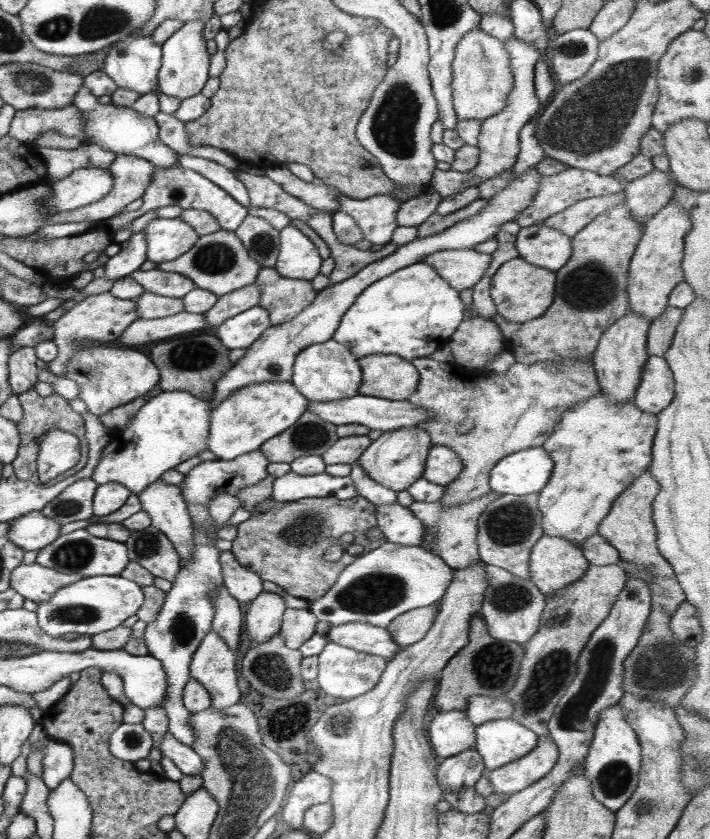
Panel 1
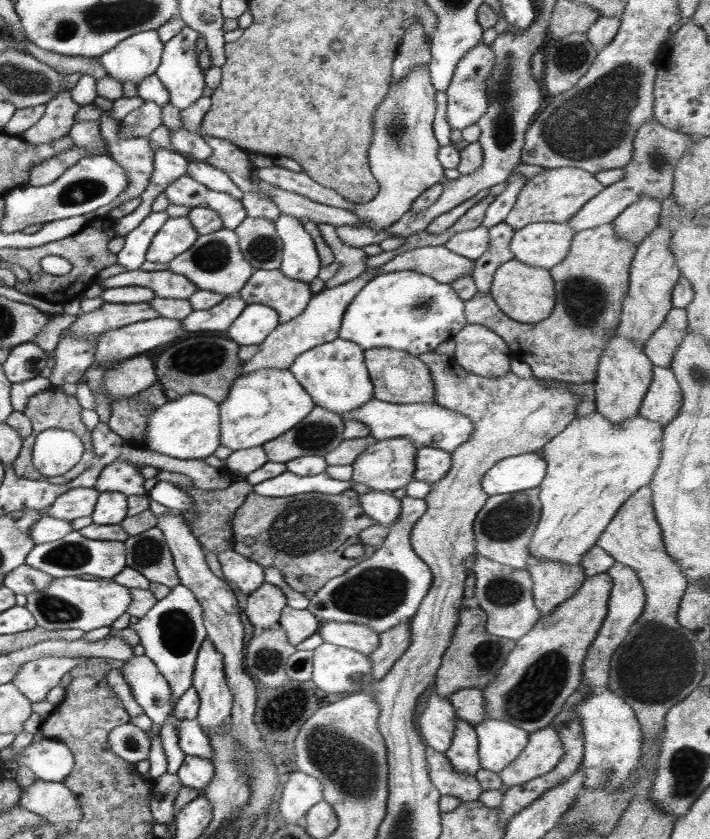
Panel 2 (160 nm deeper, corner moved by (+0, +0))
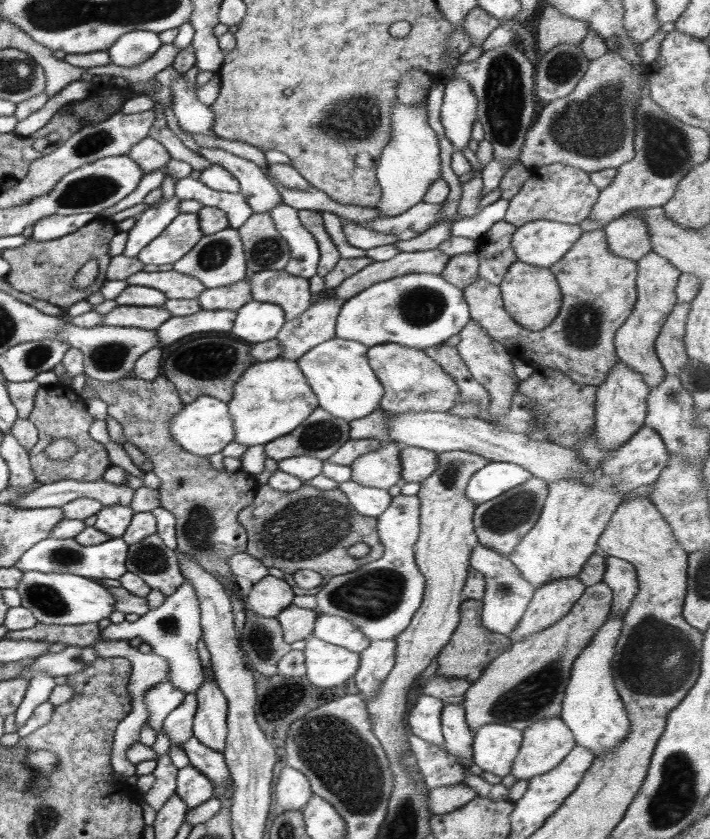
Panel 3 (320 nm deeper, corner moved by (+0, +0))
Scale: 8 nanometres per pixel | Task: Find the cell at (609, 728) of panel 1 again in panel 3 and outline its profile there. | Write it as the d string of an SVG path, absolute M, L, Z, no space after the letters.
M609 615L594 633L593 639L580 652L572 666L568 686L564 691L559 717L574 734L577 745L583 746L596 757L615 749L629 735L630 719L612 679L612 657L622 632L623 616Z

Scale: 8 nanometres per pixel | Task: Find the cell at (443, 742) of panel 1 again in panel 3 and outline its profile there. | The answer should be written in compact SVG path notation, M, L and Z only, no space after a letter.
M419 695L414 708L406 718L410 732L426 742L439 747L444 746L445 738L441 727L441 712L444 705L445 702L435 696Z

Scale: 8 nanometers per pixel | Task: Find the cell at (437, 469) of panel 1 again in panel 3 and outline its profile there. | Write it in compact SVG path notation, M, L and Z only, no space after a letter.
M402 447L399 454L401 478L406 482L422 482L437 467L437 453L425 448Z

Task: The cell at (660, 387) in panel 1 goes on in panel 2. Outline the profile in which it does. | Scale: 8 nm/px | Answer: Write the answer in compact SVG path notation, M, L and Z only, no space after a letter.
M653 365L651 385L644 395L639 414L666 426L679 413L683 394L671 368Z

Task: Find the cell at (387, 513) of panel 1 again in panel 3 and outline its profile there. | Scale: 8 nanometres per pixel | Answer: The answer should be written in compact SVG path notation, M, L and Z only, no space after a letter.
M352 479L337 486L351 502L356 512L364 516L376 517L383 513L391 503L392 496L384 489L362 486Z

